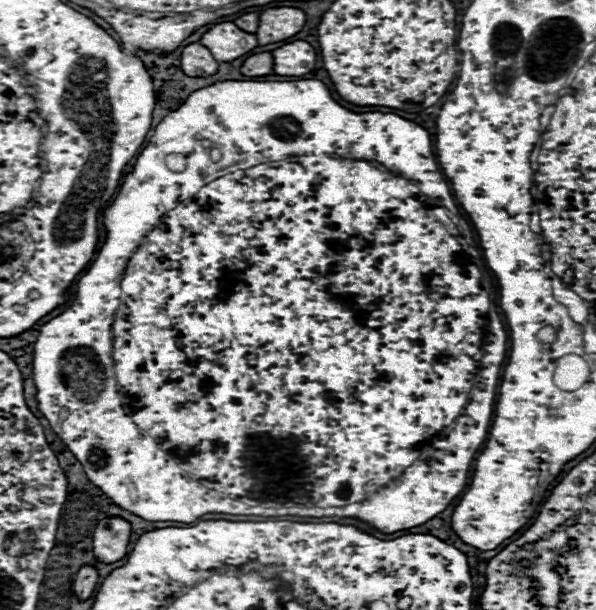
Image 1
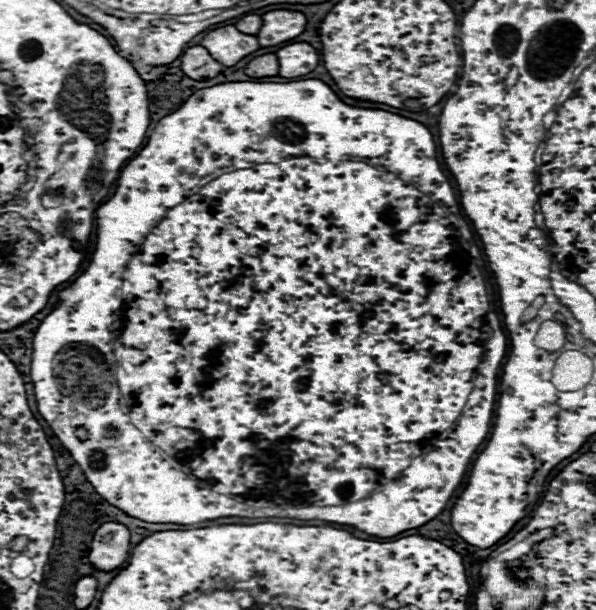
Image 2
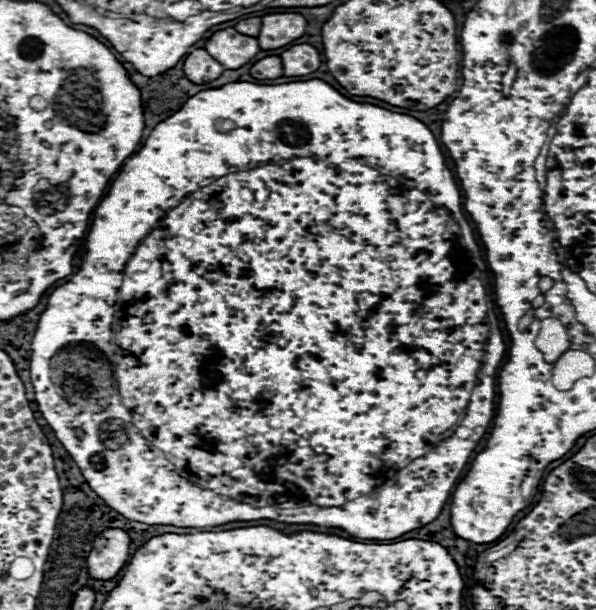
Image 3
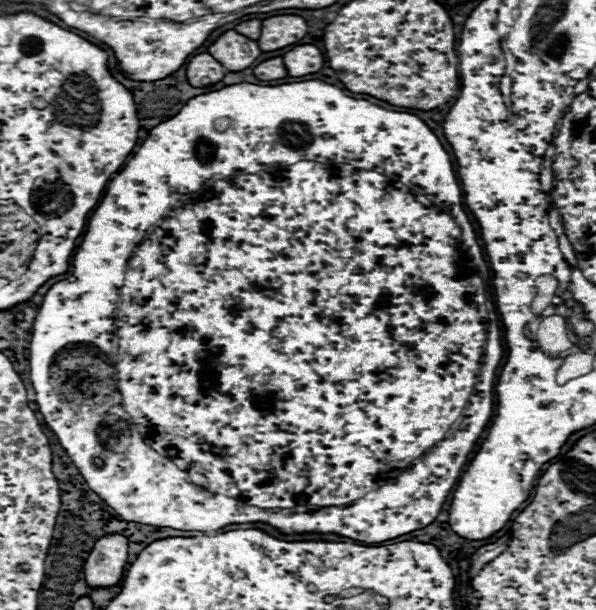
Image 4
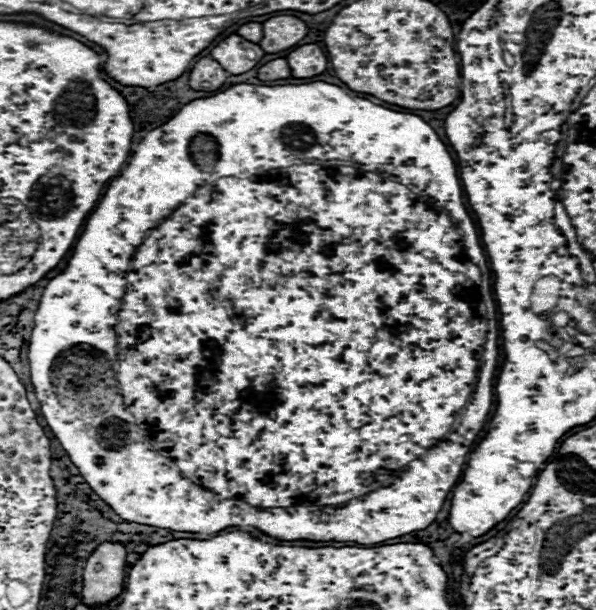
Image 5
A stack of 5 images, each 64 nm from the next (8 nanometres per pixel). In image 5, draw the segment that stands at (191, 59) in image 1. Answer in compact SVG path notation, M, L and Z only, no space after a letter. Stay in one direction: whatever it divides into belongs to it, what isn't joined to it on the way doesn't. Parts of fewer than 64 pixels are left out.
M200 58L190 70L190 88L202 92L216 92L224 86L230 74L220 68L220 64L212 58Z

